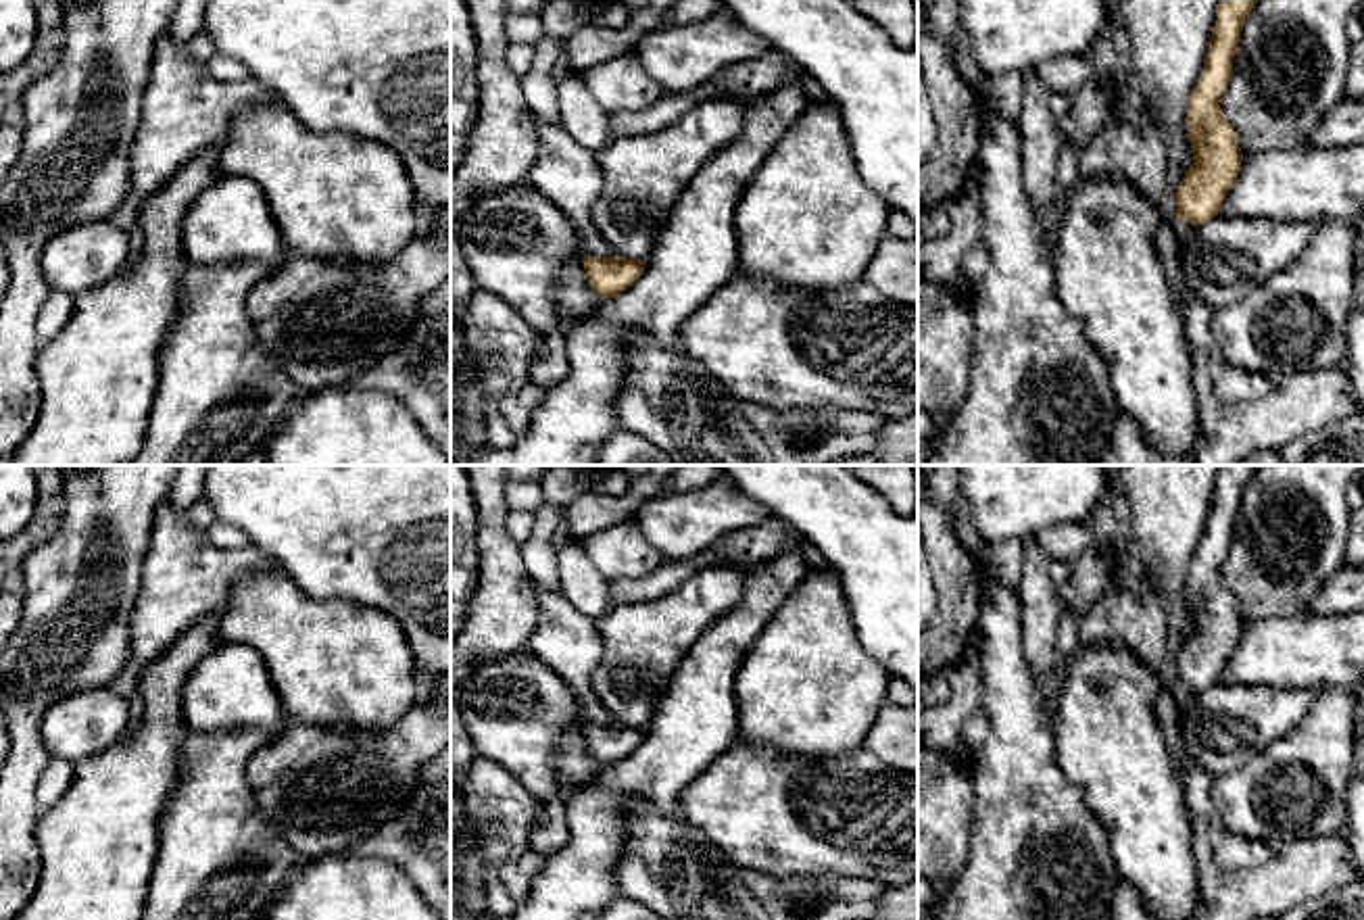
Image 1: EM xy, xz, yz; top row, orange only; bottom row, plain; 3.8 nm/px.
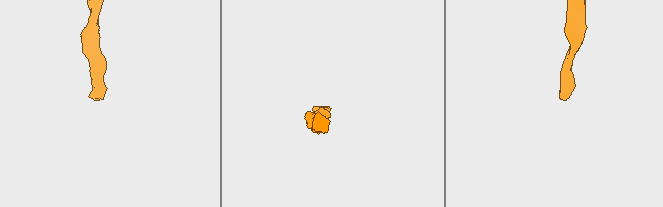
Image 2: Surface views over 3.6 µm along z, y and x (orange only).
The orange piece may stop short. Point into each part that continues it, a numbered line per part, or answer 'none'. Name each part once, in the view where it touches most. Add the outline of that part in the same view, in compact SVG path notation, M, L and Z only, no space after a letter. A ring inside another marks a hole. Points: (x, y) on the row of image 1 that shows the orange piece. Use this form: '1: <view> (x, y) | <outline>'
1: yz (1183, 230) | M1178 217L1174 219L1172 229L1174 229L1176 240L1178 240L1178 244L1180 244L1180 250L1183 250L1185 240L1187 240L1191 234L1197 232L1197 227L1193 227L1189 221L1178 219Z

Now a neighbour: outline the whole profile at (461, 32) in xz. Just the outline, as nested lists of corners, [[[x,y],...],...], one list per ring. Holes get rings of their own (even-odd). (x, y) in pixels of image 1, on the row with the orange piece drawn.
[[[450,0],[450,63],[476,63],[476,31],[465,0]]]

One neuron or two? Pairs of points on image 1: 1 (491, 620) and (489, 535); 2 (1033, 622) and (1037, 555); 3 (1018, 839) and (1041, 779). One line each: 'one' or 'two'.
1: one
2: one
3: one

